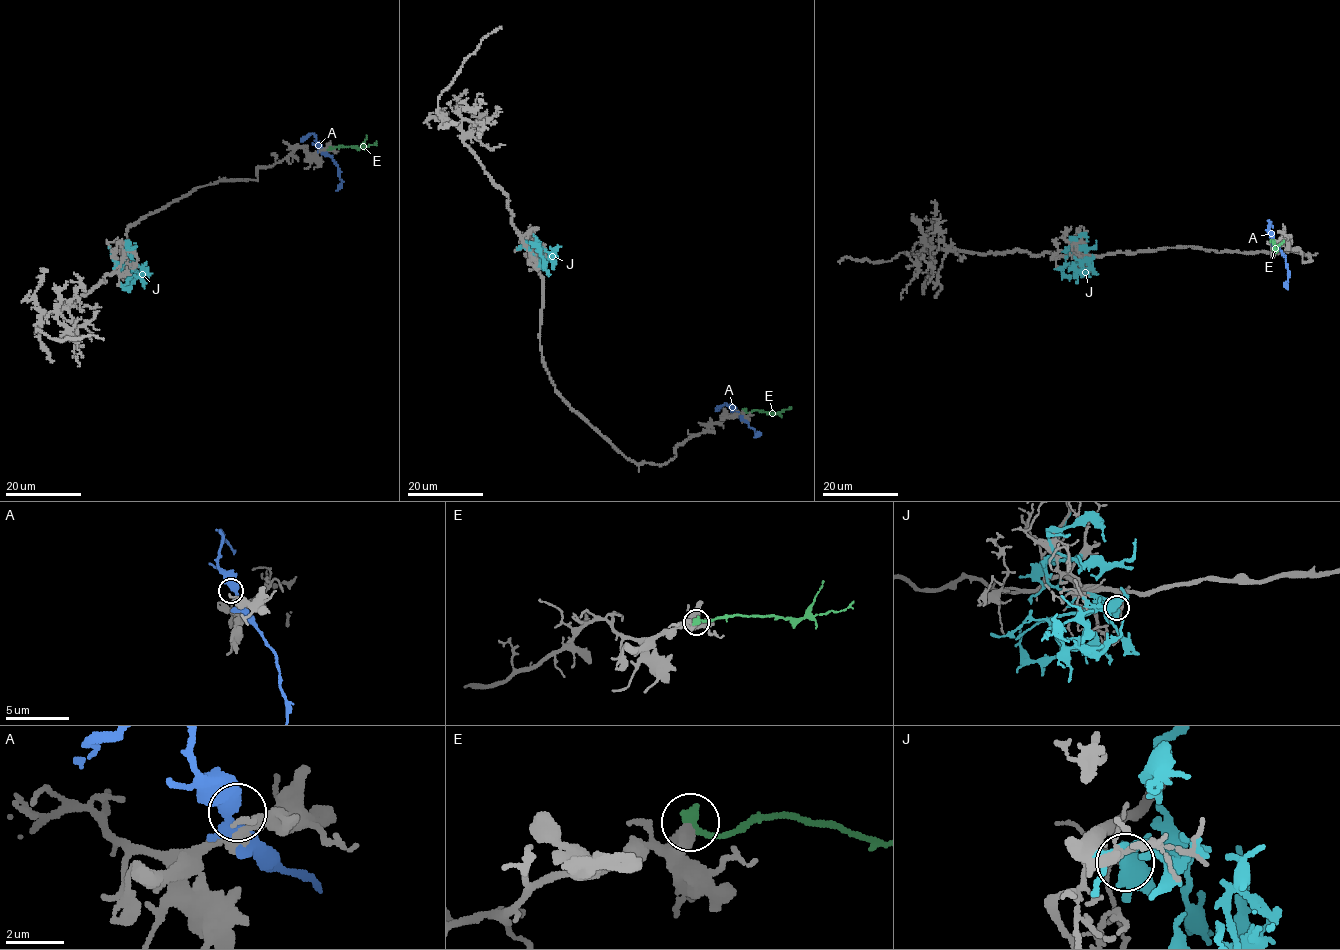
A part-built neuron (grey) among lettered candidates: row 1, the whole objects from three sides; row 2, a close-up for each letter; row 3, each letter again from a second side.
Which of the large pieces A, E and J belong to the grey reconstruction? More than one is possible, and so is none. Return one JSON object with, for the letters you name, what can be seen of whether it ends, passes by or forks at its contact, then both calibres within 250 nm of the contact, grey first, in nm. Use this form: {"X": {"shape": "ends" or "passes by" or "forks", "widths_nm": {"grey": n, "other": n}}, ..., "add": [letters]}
{"add": []}

